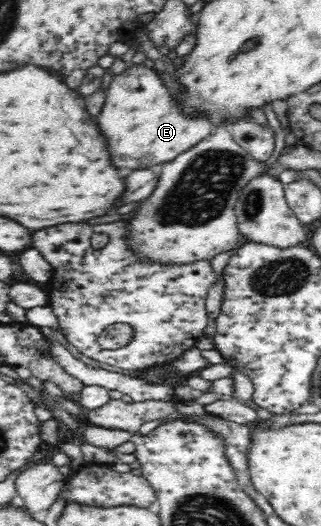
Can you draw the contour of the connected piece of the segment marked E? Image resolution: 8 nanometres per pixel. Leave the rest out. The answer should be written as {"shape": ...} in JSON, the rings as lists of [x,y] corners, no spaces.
{"shape":[[[128,64],[126,70],[112,78],[108,89],[104,95],[104,105],[98,116],[99,131],[102,131],[104,139],[108,139],[108,145],[112,147],[110,153],[116,153],[120,157],[120,165],[124,169],[157,169],[160,165],[174,161],[174,158],[193,145],[202,141],[206,136],[213,132],[214,126],[208,119],[198,117],[184,117],[180,109],[176,107],[170,91],[162,85],[158,79],[156,71],[152,68],[143,66],[143,64]]]}

